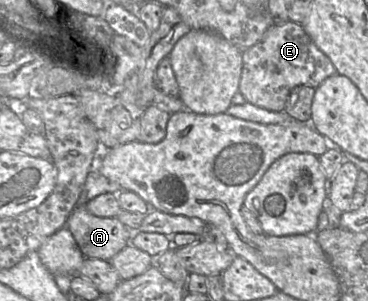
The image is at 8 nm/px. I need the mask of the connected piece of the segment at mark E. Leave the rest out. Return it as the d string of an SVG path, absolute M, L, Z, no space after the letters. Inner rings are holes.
M292 21L271 26L259 42L242 52L242 58L239 92L247 102L274 112L285 110L288 96L294 87L306 85L317 88L325 79L337 73L330 58L317 47L303 26Z

